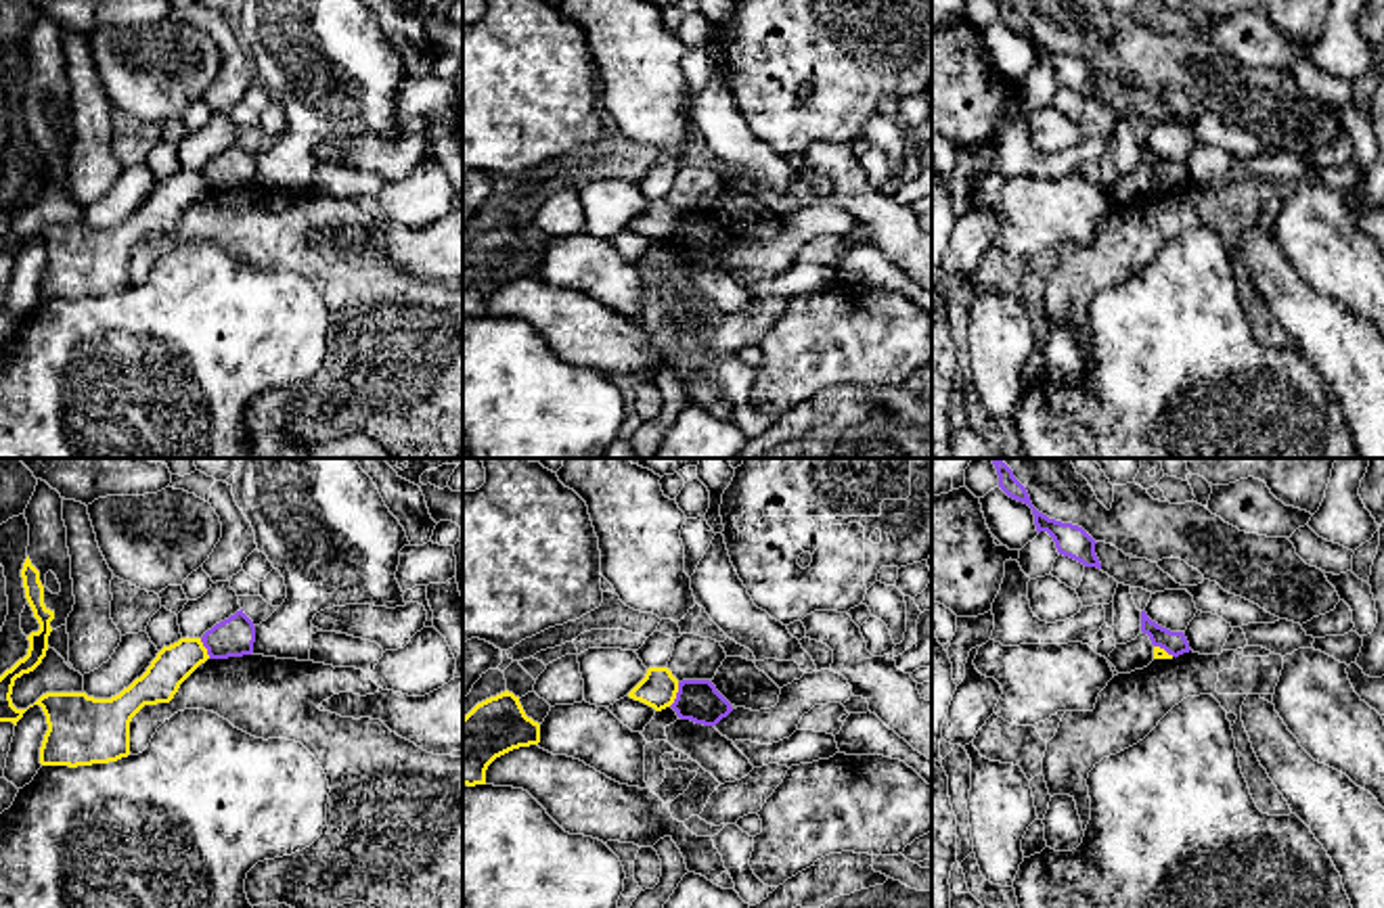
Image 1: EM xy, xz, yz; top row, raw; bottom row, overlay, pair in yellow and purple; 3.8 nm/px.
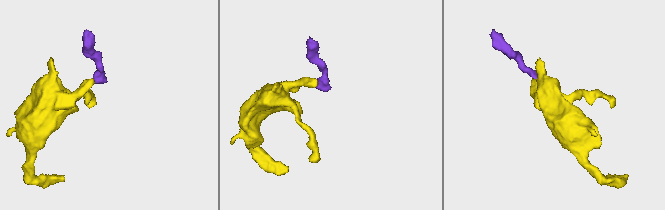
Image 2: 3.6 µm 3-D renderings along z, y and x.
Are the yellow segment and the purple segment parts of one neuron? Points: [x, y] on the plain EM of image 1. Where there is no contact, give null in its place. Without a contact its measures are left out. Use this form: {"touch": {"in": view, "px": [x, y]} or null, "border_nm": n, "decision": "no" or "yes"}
{"touch": {"in": "xz", "px": [675, 226]}, "border_nm": 100, "decision": "no"}

